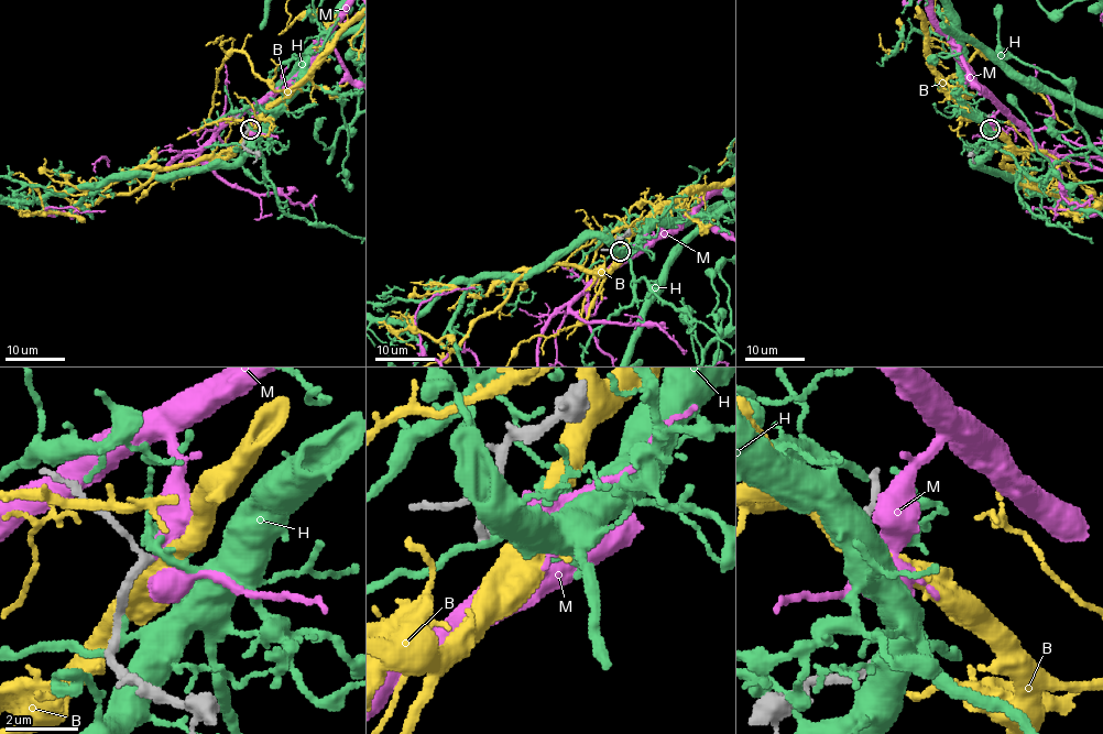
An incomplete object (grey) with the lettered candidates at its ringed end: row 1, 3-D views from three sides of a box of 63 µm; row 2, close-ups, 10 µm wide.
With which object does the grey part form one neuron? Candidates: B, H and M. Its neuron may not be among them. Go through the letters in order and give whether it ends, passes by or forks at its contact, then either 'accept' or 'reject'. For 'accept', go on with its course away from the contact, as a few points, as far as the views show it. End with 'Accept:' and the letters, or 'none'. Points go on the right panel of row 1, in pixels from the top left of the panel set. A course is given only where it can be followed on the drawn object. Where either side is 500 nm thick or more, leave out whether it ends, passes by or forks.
B: it passes by | reject
H: it passes by | reject
M: it passes by | accept
Accept: M

